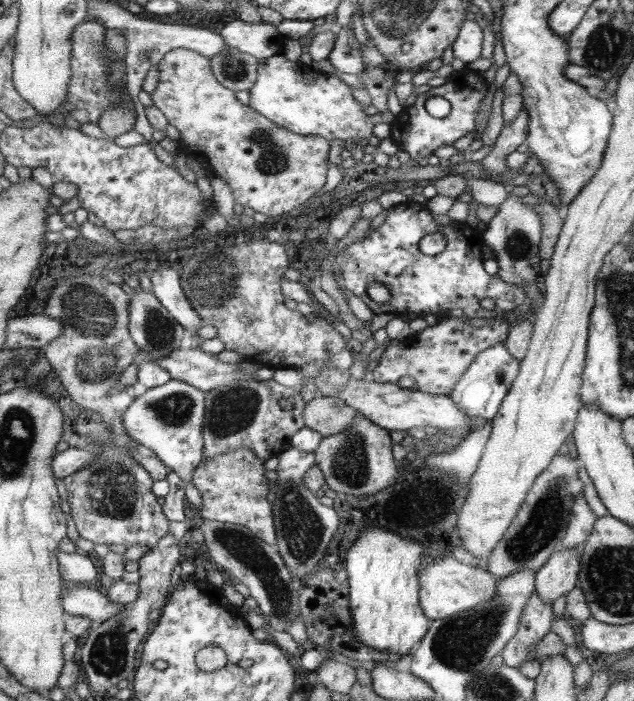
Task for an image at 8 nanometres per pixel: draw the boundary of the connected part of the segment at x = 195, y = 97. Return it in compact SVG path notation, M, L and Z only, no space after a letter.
M177 48L168 51L158 62L160 76L158 87L151 94L154 106L166 116L169 124L175 126L182 139L181 150L188 157L197 158L206 170L230 186L235 203L248 206L256 213L268 217L289 216L294 208L307 202L320 192L326 184L326 156L328 140L322 136L302 136L292 130L286 130L272 120L268 120L254 108L244 105L236 99L236 93L214 76L212 60L202 56L194 49Z

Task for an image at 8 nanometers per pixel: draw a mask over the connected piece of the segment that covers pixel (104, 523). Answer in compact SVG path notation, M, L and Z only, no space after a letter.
M92 442L87 447L96 457L88 463L88 466L63 478L68 497L76 498L68 500L67 503L70 505L79 536L94 544L125 544L127 548L134 545L148 545L152 550L152 547L156 547L161 538L168 534L168 524L171 521L166 520L166 516L162 514L162 506L158 504L159 500L152 494L150 473L129 456L127 447L118 448L112 444L98 444L98 442Z

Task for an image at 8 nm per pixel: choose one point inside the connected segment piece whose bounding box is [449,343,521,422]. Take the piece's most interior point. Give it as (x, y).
(482, 389)

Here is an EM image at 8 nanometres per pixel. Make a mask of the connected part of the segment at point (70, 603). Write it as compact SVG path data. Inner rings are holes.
M65 584L63 604L69 615L88 618L92 623L102 624L104 620L124 612L124 605L114 603L94 588Z

